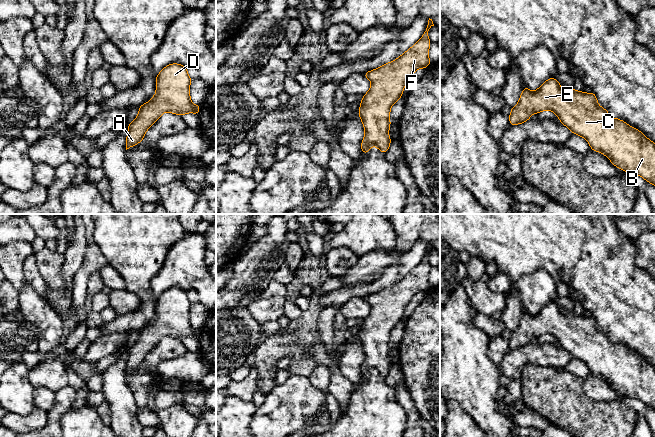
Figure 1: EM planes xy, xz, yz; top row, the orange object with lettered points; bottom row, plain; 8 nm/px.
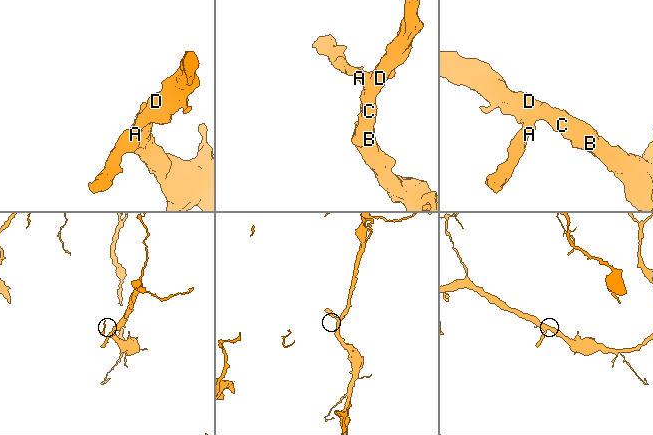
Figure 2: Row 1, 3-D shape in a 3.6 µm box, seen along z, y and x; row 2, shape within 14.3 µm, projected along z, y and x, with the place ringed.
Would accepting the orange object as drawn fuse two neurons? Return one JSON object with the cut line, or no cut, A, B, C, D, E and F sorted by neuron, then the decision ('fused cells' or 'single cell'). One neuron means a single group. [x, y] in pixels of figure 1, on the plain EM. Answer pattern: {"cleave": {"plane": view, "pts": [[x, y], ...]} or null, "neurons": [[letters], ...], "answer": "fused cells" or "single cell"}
{"cleave": null, "neurons": [["A", "B", "C", "D", "E", "F"]], "answer": "single cell"}

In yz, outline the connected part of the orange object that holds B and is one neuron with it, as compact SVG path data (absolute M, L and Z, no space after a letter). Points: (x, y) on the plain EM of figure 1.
M555 302L546 304L536 315L530 315L524 310L518 328L511 331L508 340L510 349L522 348L533 337L538 338L544 334L555 337L573 358L584 361L591 374L603 377L614 390L630 398L637 398L655 409L655 367L621 343L612 342L606 333L598 329L593 316L583 317L573 312L563 314Z

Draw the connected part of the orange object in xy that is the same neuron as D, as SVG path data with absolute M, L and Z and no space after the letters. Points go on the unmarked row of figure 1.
M172 287L156 300L156 317L146 328L139 330L139 337L127 353L126 374L144 363L146 355L165 337L182 340L186 337L199 339L200 328L194 329L190 323L192 303L187 291Z

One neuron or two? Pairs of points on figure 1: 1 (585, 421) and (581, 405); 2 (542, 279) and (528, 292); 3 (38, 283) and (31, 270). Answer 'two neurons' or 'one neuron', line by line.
1: one neuron
2: one neuron
3: one neuron

